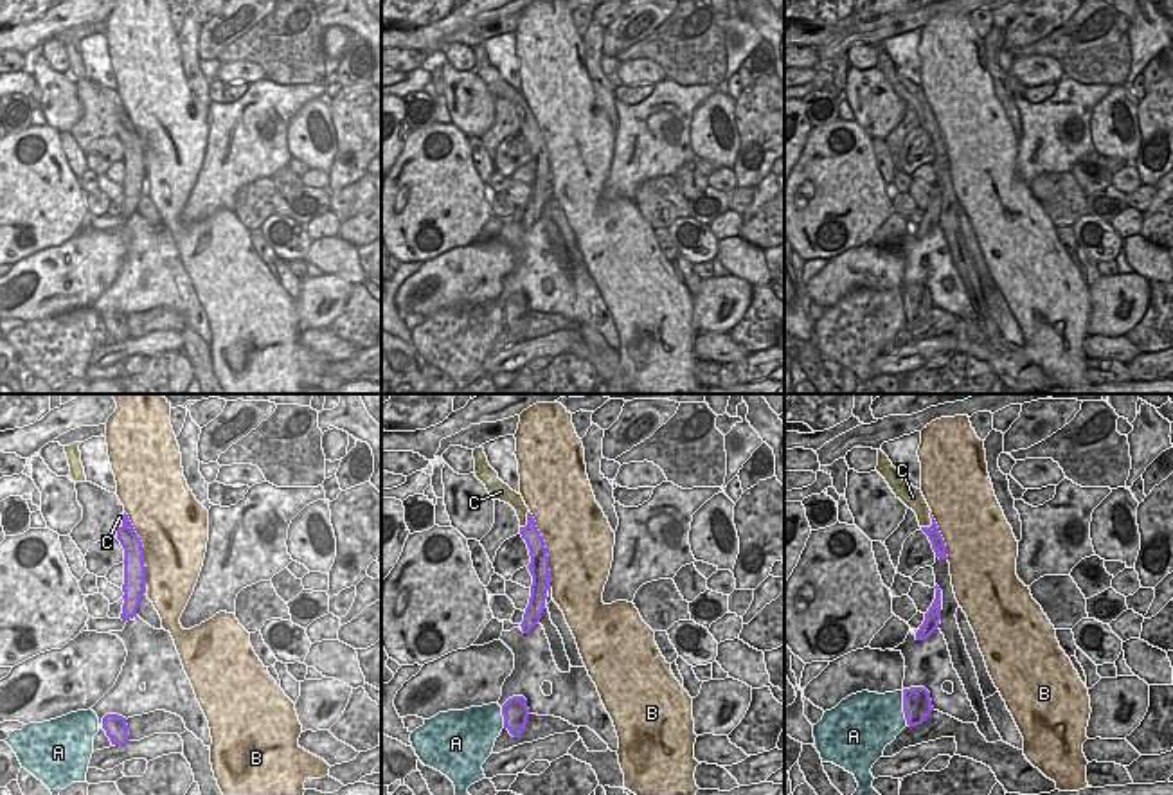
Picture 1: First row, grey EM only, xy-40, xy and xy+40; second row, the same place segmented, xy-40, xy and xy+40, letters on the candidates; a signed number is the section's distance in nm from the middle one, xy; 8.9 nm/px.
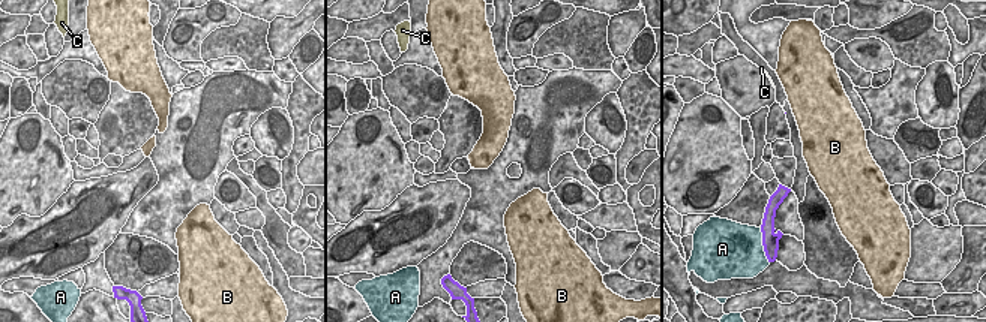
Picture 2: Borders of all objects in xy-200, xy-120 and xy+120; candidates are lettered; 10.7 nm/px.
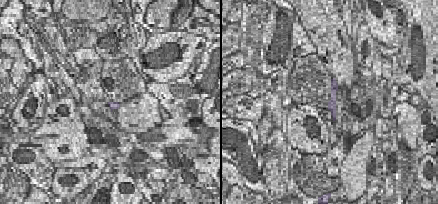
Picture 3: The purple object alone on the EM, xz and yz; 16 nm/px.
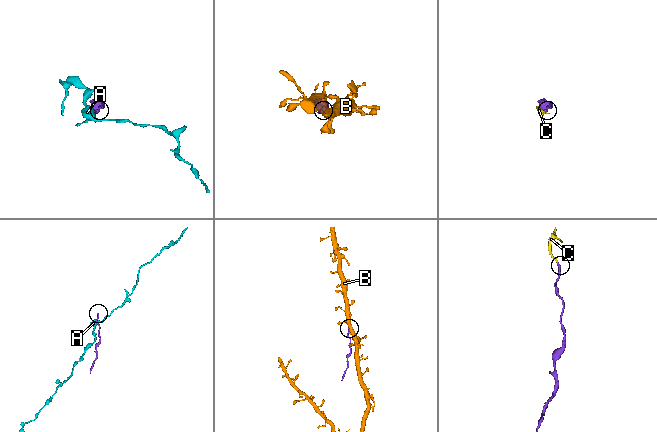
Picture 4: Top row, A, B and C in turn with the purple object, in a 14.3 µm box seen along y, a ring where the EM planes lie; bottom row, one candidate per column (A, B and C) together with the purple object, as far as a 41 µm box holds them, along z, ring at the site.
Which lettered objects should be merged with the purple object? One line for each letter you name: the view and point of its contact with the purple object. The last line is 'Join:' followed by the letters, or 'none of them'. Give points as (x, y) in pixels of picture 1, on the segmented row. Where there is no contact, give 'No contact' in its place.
C: Touches purple at xy+40 (932, 522)
Join: C

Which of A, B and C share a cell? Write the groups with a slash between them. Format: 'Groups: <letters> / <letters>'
Groups: A / B / C

